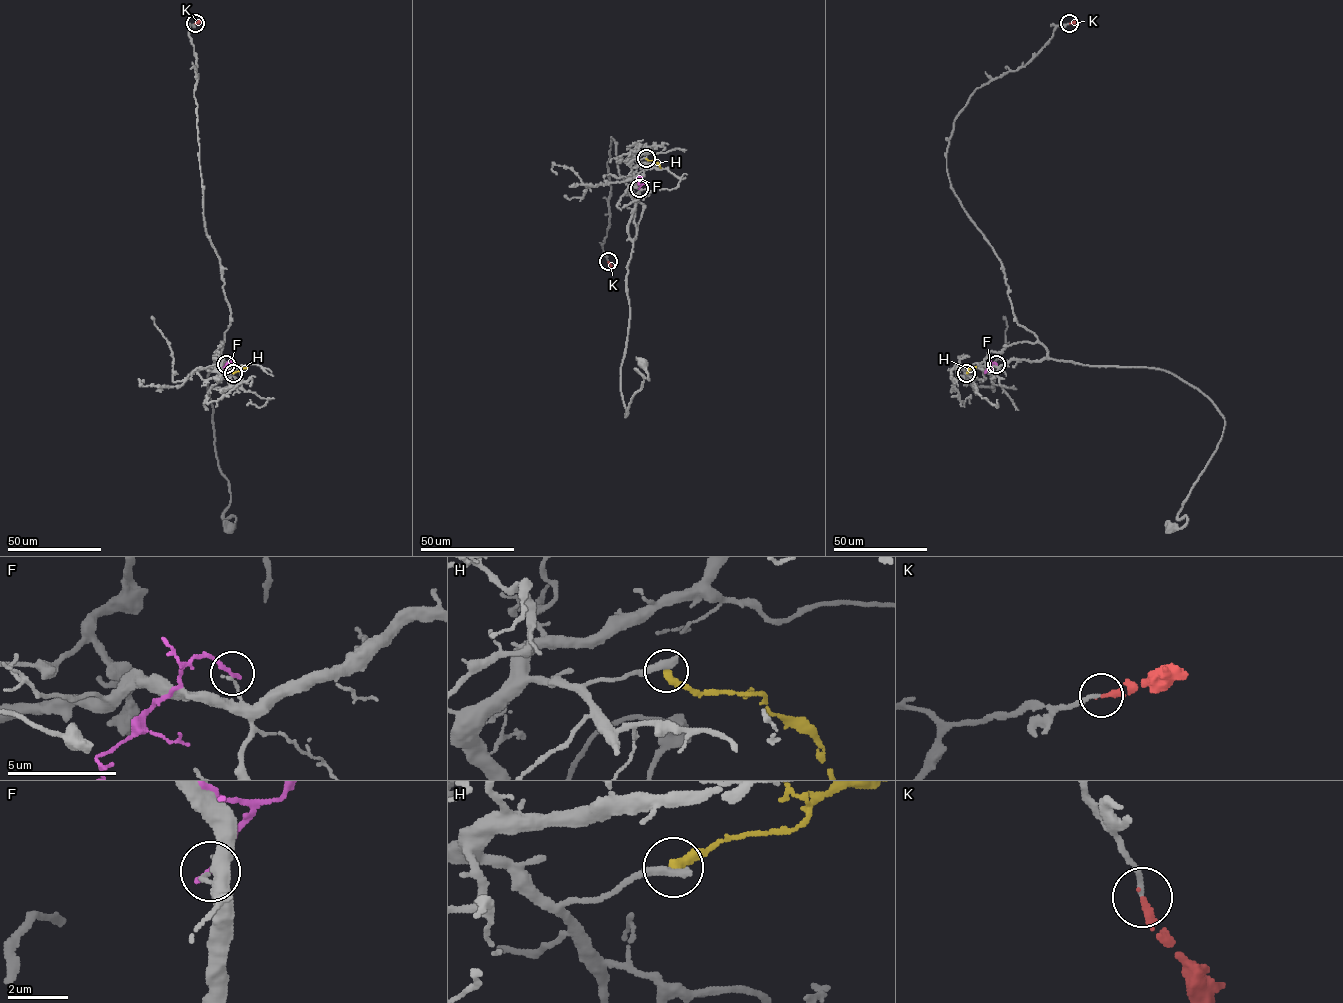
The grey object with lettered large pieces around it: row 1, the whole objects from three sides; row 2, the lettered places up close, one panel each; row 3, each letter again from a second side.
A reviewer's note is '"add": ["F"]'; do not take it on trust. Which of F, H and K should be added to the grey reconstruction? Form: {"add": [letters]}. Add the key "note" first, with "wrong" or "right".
{"note": "wrong", "add": ["K"]}

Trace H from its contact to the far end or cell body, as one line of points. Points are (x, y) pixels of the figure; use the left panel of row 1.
H: (233, 373), (248, 367)

